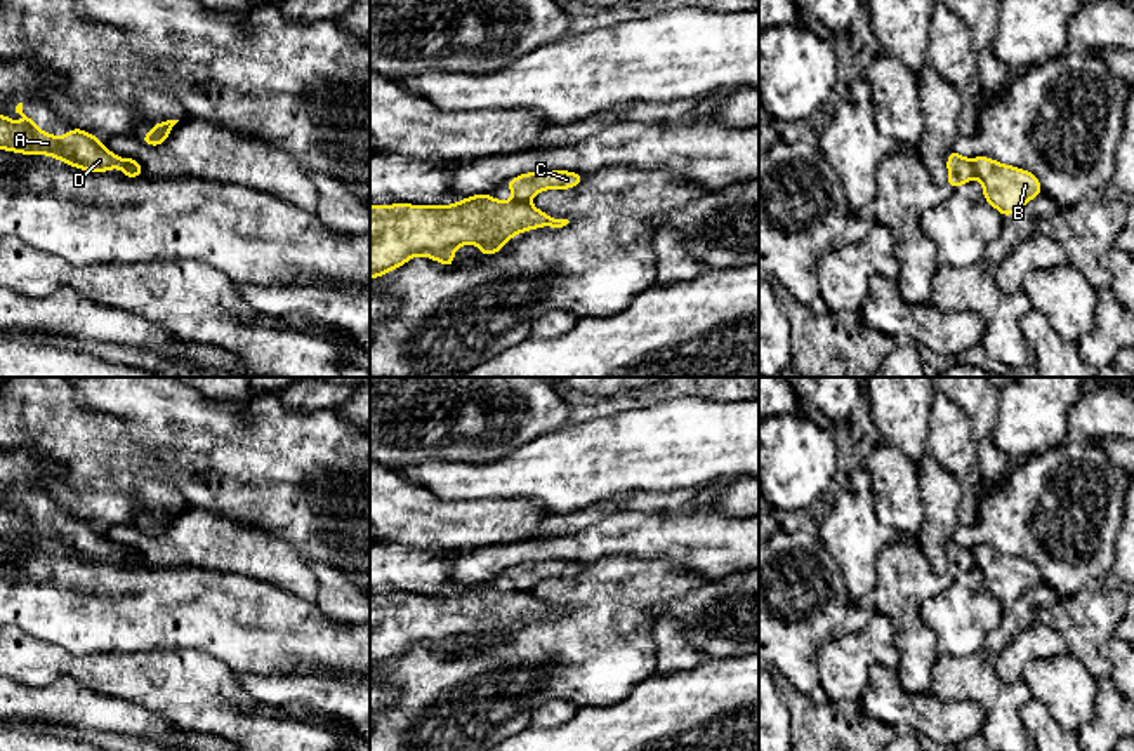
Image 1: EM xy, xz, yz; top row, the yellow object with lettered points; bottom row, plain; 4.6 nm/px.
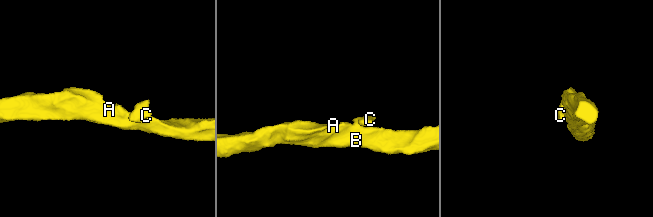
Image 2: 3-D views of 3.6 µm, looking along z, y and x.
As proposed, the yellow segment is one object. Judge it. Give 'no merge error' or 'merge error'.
merge error

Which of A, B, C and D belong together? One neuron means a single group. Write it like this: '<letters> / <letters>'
A B D / C

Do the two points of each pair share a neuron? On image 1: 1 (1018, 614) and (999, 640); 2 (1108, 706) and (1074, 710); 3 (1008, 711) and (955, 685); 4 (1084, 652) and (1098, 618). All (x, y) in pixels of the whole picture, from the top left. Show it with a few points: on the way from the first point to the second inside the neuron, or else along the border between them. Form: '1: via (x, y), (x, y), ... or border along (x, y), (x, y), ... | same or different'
1: via (1013, 621), (1002, 633) | same
2: border along (1100, 685), (1096, 711), (1077, 732) | different
3: via (995, 699), (982, 685), (968, 685) | same
4: via (1084, 644), (1084, 631), (1089, 626) | same

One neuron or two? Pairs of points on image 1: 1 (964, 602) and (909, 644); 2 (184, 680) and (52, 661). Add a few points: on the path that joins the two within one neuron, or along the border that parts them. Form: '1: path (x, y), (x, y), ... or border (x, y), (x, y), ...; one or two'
1: border (945, 588), (921, 605), (938, 654); two
2: path (151, 677), (125, 677), (85, 670); one

